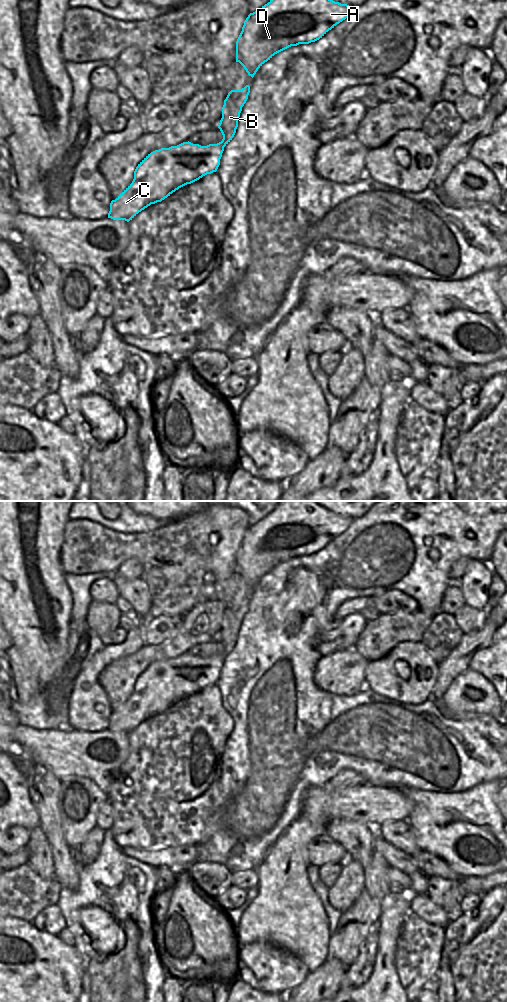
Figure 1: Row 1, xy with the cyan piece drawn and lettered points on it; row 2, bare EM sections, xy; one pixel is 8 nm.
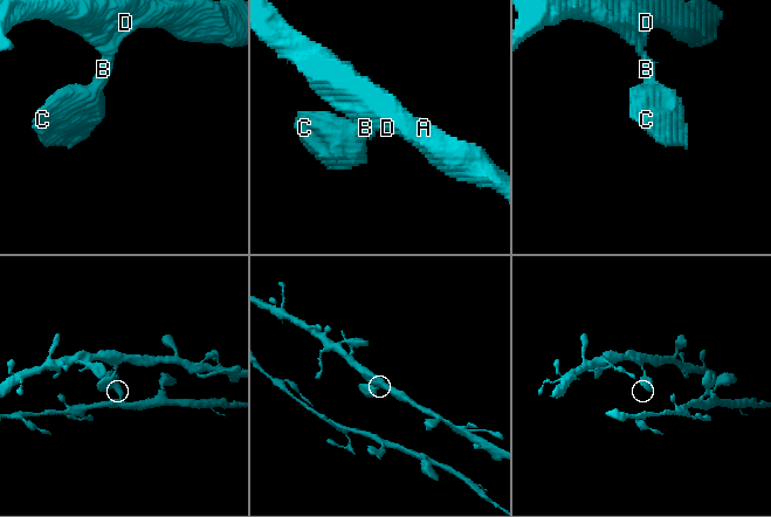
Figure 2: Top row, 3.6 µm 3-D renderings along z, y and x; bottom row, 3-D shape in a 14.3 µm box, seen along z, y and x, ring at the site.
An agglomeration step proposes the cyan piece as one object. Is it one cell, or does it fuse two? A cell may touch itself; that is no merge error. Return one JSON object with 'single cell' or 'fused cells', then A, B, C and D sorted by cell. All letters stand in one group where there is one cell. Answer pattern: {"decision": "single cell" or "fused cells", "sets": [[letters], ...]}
{"decision": "single cell", "sets": [["A", "B", "C", "D"]]}

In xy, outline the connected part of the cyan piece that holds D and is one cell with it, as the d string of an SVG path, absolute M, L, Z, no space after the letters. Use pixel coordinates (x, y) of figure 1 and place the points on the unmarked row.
M280 501L278 505L259 522L250 525L236 553L236 574L239 574L252 590L258 581L275 566L299 556L309 556L322 550L329 542L345 532L353 518L335 514L312 501Z

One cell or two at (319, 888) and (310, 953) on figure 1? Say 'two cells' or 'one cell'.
two cells

